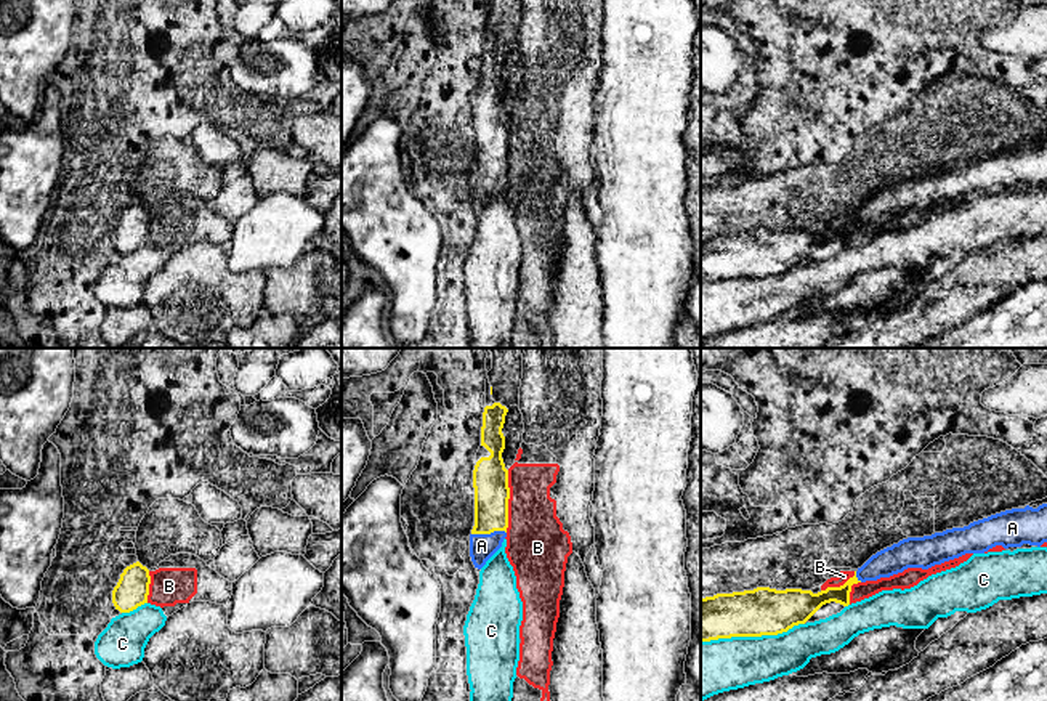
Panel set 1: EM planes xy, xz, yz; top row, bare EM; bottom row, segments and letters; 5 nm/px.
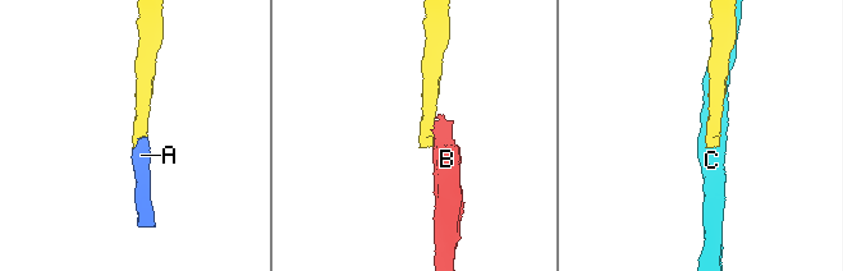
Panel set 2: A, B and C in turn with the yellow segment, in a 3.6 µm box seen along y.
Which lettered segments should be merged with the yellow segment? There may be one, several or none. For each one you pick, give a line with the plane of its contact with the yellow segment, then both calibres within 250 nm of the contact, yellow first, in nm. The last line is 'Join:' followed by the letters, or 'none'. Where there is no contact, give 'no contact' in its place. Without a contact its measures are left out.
A: contact in xz; calibres 180 and 130 nm
Join: A

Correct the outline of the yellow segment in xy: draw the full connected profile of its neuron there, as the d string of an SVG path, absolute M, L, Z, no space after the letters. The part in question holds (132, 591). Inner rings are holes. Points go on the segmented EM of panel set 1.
M139 561L127 566L112 590L112 603L120 613L130 613L148 603L151 576Z

